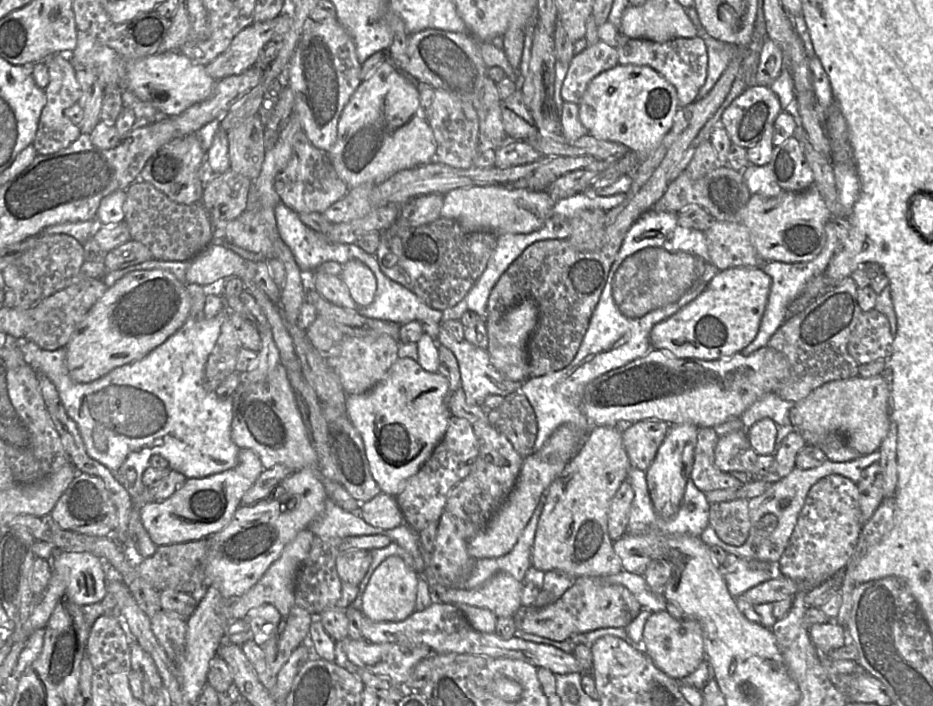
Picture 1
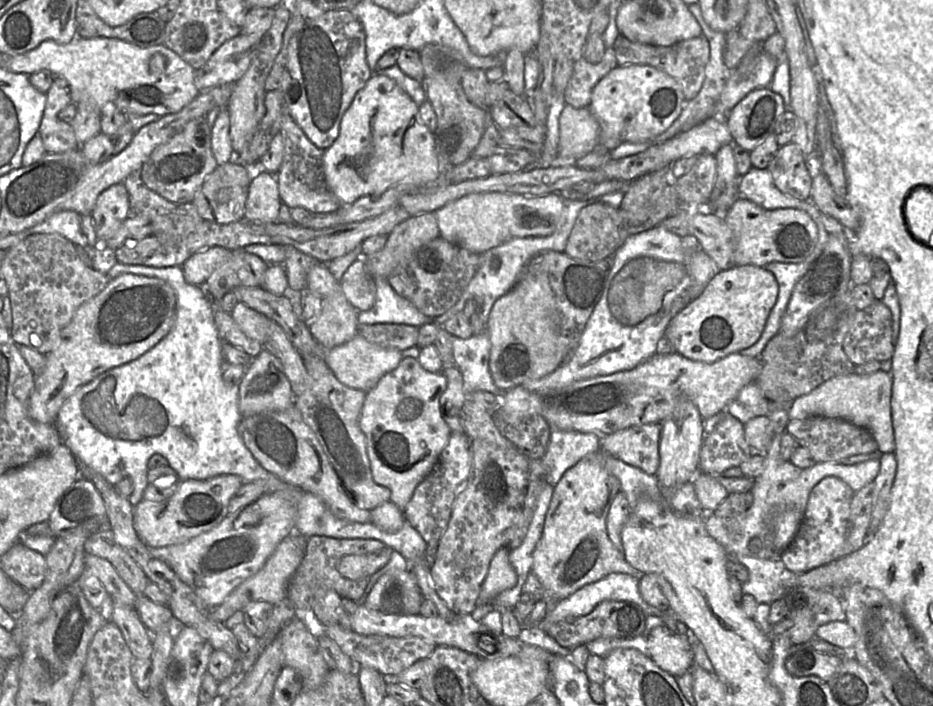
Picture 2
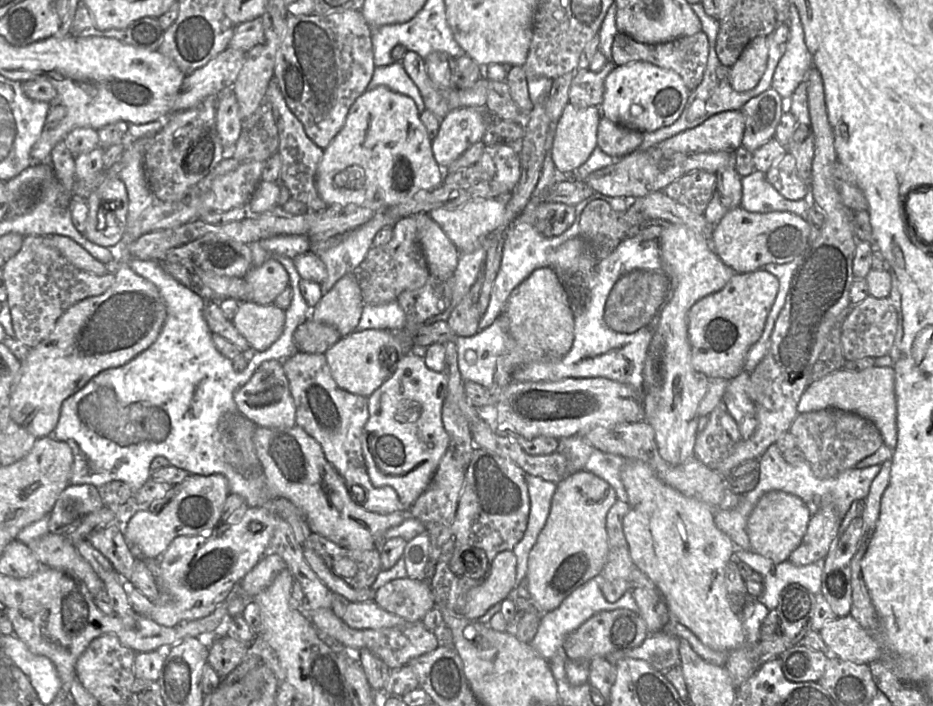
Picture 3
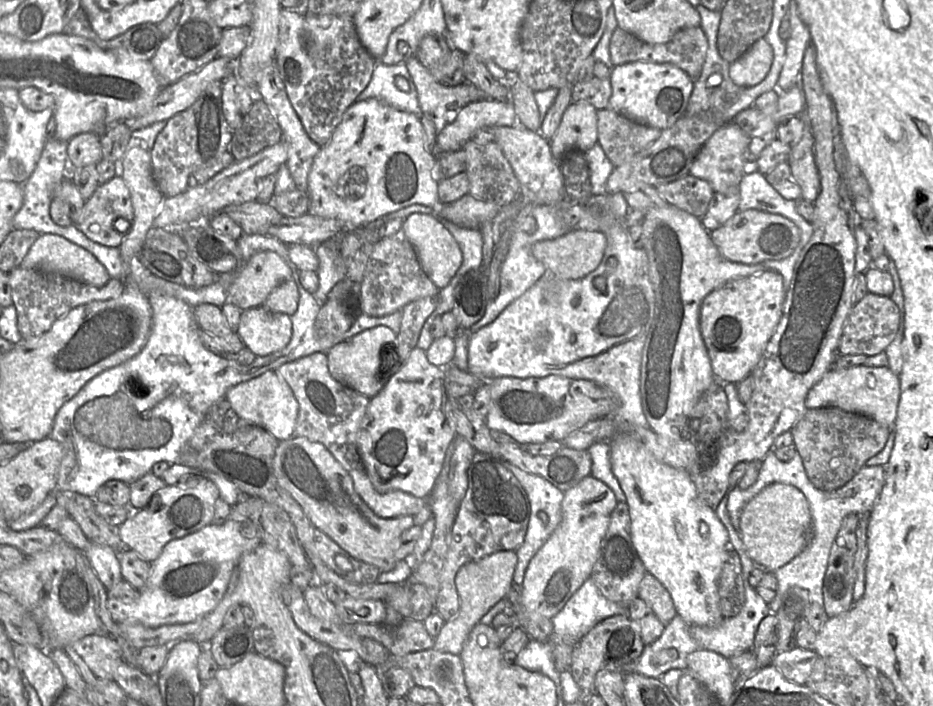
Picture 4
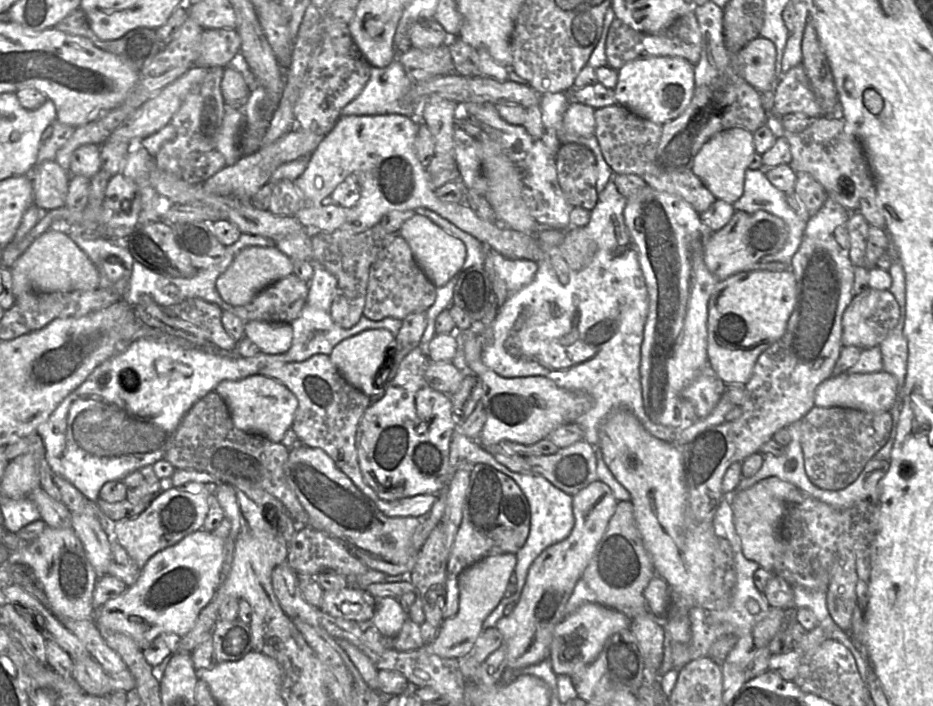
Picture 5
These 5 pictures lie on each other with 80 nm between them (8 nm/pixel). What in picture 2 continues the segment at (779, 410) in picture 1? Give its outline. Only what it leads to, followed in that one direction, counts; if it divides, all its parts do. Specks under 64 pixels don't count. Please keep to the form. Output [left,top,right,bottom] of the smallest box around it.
[726,382,769,424]

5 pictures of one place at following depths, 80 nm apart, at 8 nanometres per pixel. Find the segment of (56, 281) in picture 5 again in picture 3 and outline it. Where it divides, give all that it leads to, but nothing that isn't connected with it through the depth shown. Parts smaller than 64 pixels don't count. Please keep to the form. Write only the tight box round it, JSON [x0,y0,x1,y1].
[47,234,108,275]

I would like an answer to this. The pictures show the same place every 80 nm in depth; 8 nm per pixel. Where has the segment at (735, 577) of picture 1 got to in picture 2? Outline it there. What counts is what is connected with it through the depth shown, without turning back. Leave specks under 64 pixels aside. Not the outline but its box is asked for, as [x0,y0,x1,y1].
[737,556,797,604]

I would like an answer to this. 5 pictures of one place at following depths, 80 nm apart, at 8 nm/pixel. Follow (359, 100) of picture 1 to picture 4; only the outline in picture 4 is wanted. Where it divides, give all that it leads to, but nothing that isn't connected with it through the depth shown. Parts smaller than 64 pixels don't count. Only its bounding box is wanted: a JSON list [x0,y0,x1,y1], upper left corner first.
[308,98,445,232]

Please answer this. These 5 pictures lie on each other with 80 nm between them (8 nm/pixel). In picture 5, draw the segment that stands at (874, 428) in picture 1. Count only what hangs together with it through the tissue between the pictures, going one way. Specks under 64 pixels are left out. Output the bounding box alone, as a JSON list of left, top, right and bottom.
[814,370,898,412]

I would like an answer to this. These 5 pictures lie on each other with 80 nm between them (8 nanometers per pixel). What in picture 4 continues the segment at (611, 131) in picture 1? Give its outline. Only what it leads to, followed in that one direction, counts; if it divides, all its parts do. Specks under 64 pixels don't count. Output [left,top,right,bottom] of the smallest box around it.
[607,62,694,130]

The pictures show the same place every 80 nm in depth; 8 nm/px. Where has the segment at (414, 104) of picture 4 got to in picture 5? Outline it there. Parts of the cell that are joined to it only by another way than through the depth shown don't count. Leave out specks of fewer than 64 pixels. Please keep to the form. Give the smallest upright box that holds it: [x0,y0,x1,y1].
[340,60,422,123]

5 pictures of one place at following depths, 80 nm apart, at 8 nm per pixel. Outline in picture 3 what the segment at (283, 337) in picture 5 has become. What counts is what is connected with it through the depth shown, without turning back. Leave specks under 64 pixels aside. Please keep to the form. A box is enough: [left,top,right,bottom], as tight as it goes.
[233,301,286,351]

